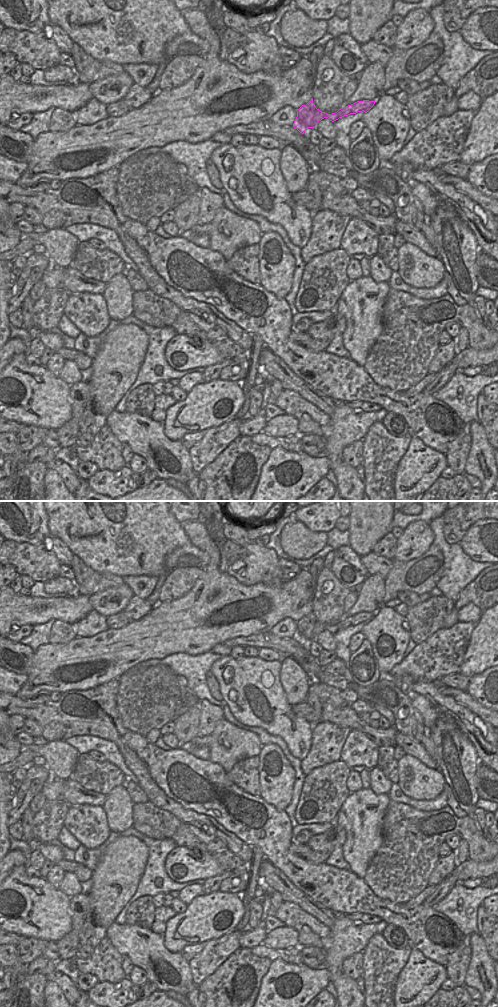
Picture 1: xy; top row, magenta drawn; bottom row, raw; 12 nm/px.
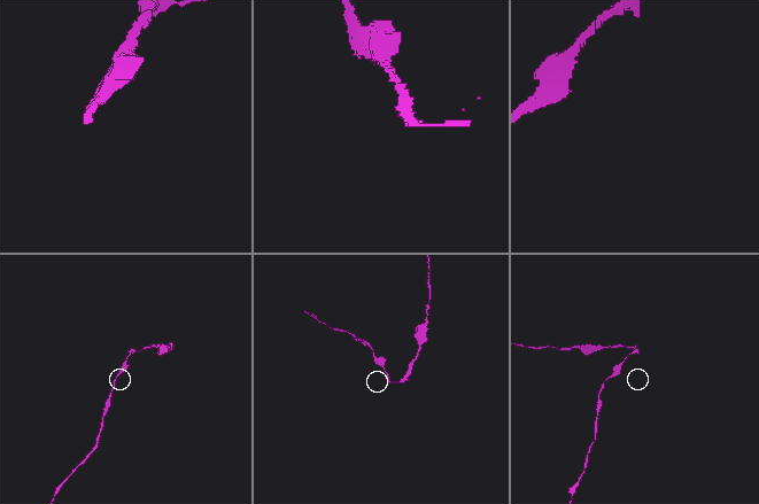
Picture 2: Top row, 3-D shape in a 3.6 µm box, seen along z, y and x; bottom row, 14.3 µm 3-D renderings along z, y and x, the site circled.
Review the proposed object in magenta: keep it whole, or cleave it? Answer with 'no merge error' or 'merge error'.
merge error

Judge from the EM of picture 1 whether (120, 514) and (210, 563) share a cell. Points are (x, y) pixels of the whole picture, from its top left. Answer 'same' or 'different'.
different

